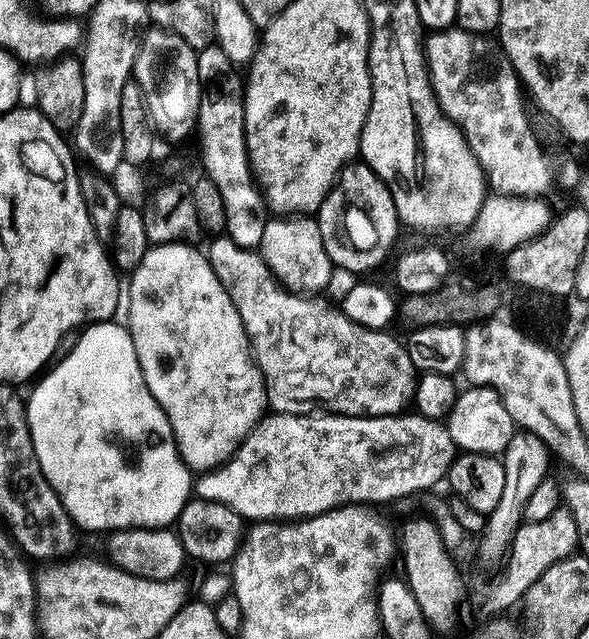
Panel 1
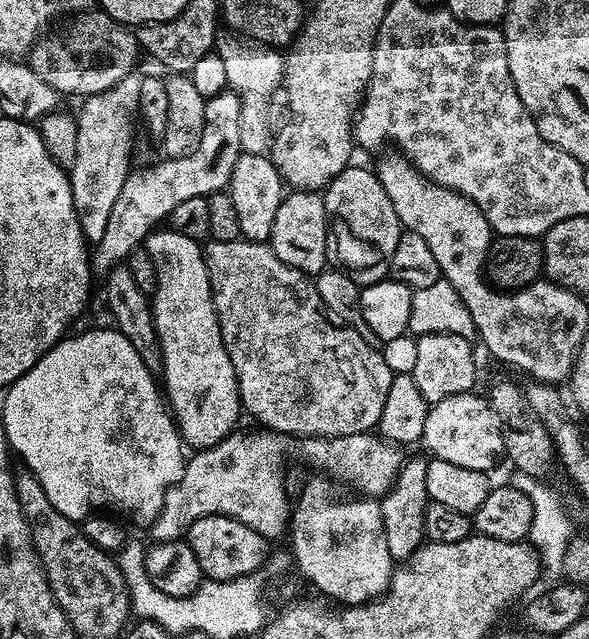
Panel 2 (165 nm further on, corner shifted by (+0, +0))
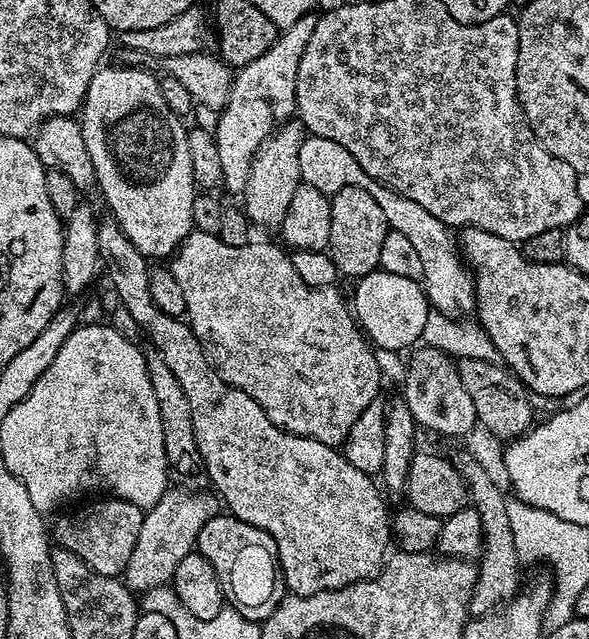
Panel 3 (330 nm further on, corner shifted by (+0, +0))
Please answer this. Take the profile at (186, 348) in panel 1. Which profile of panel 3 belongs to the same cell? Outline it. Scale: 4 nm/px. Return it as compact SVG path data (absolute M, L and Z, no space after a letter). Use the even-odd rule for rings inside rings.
M101 66L96 69L78 116L82 138L86 142L86 150L90 150L90 162L94 162L98 192L104 195L112 211L109 212L111 219L119 224L126 238L134 242L143 256L168 258L193 231L192 211L198 189L190 166L189 129L184 128L185 121L166 106L159 79L155 75L152 77L151 71L119 67Z

